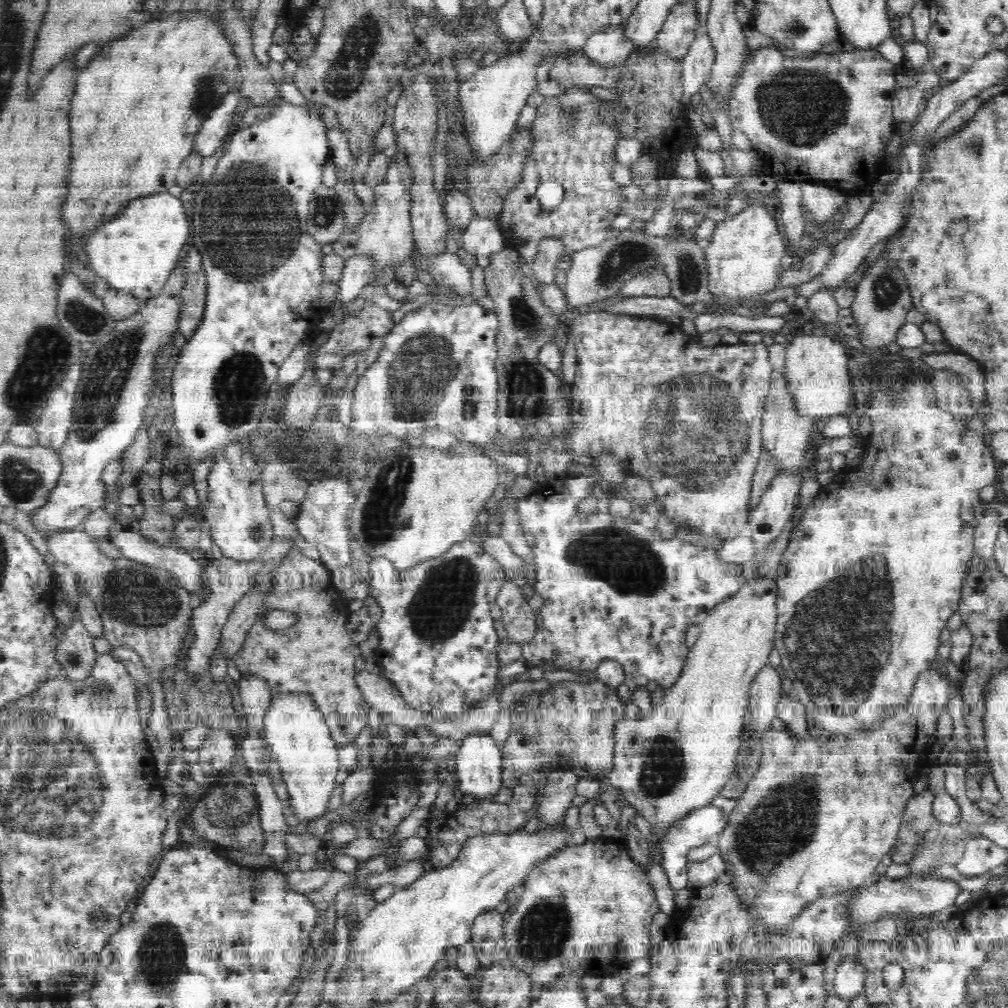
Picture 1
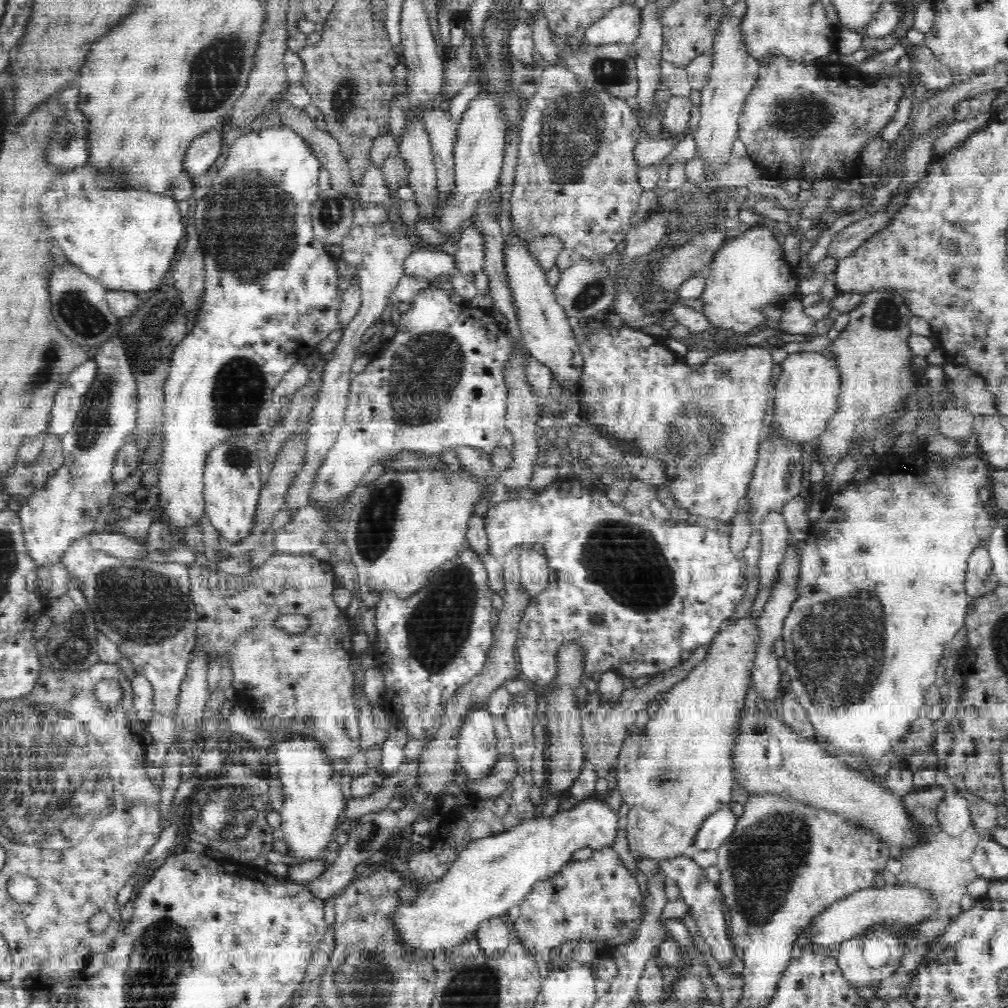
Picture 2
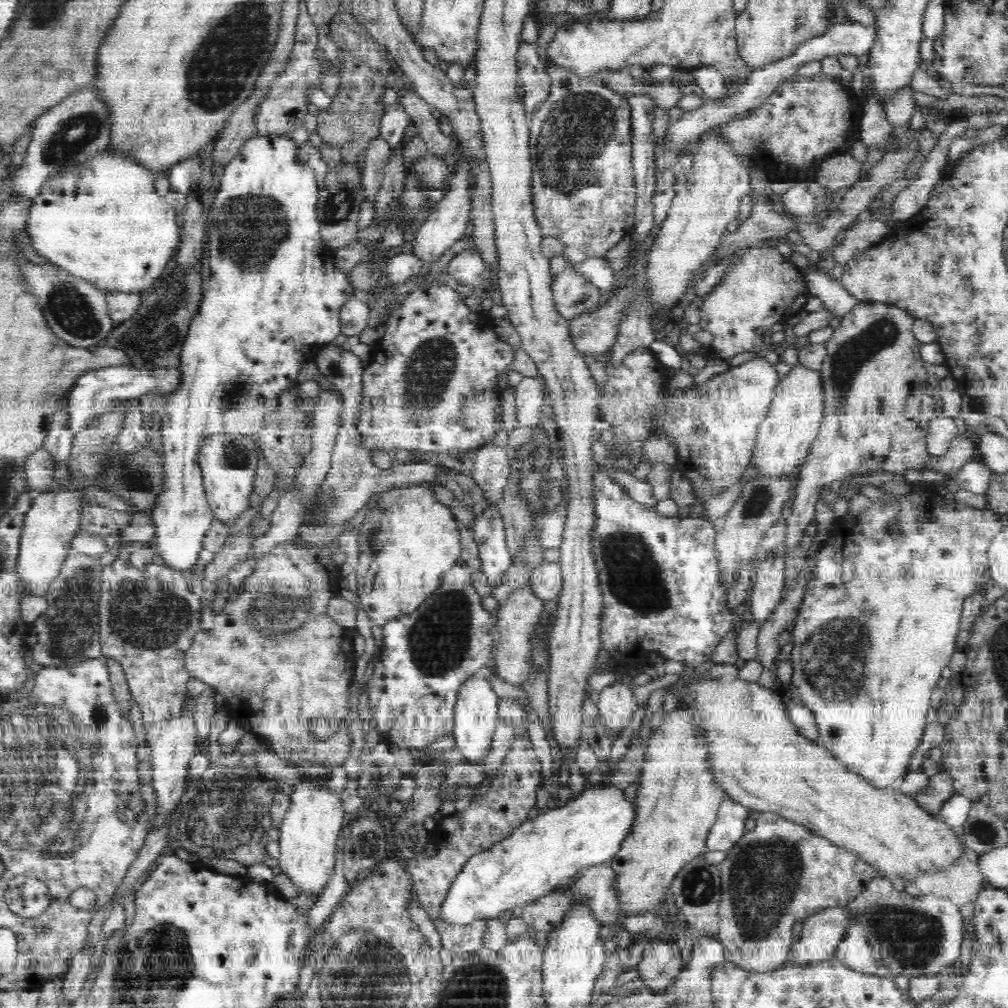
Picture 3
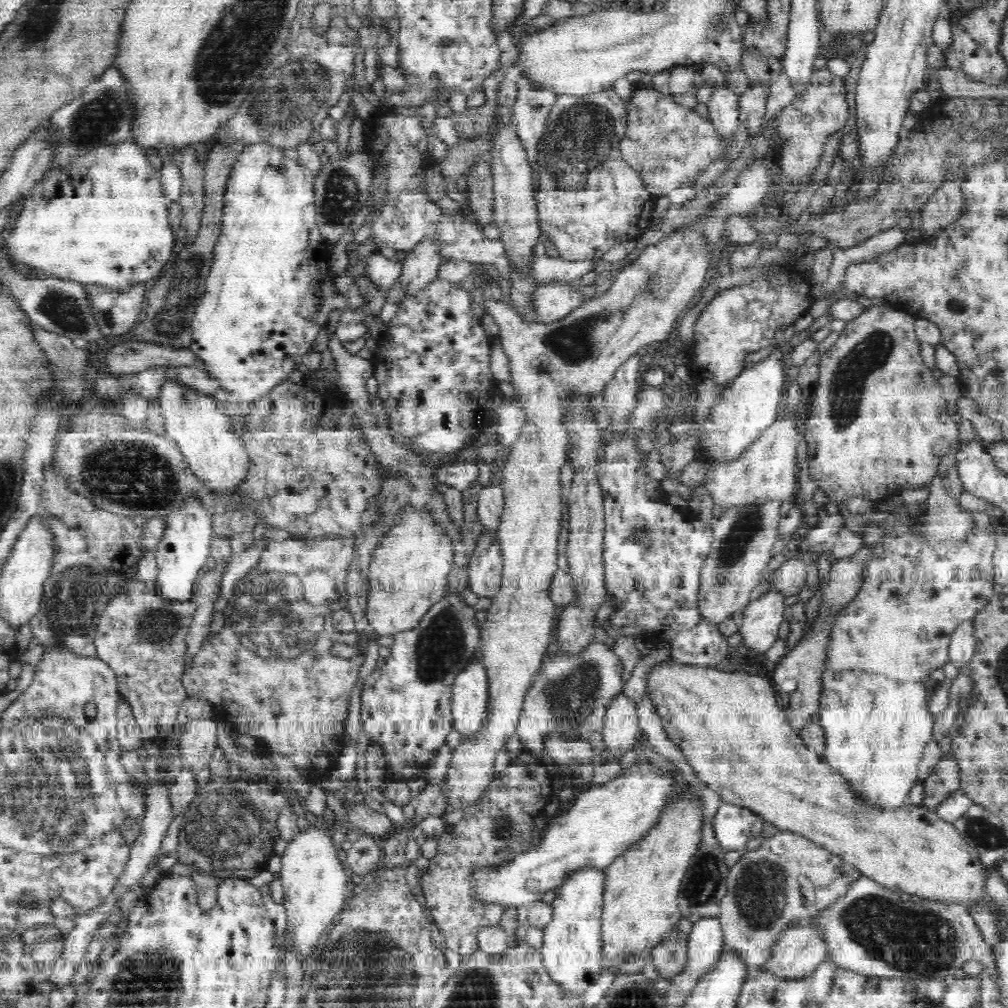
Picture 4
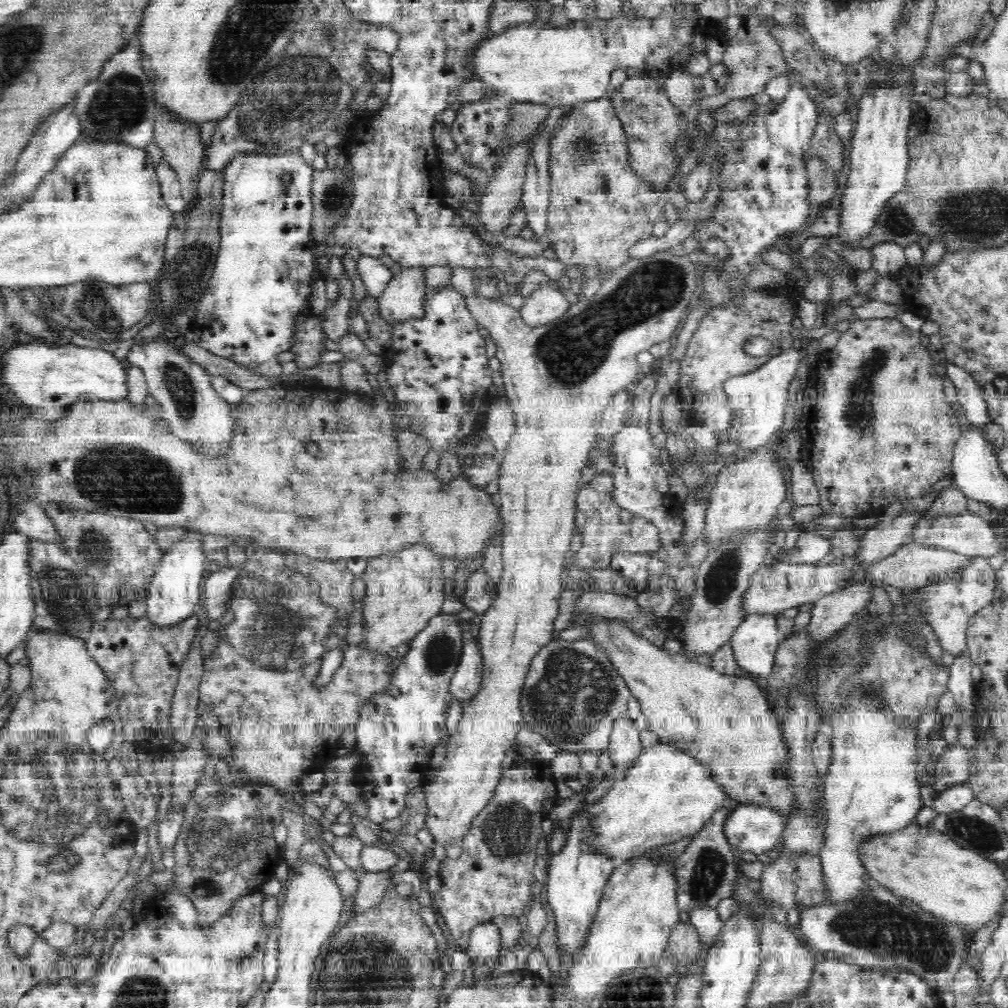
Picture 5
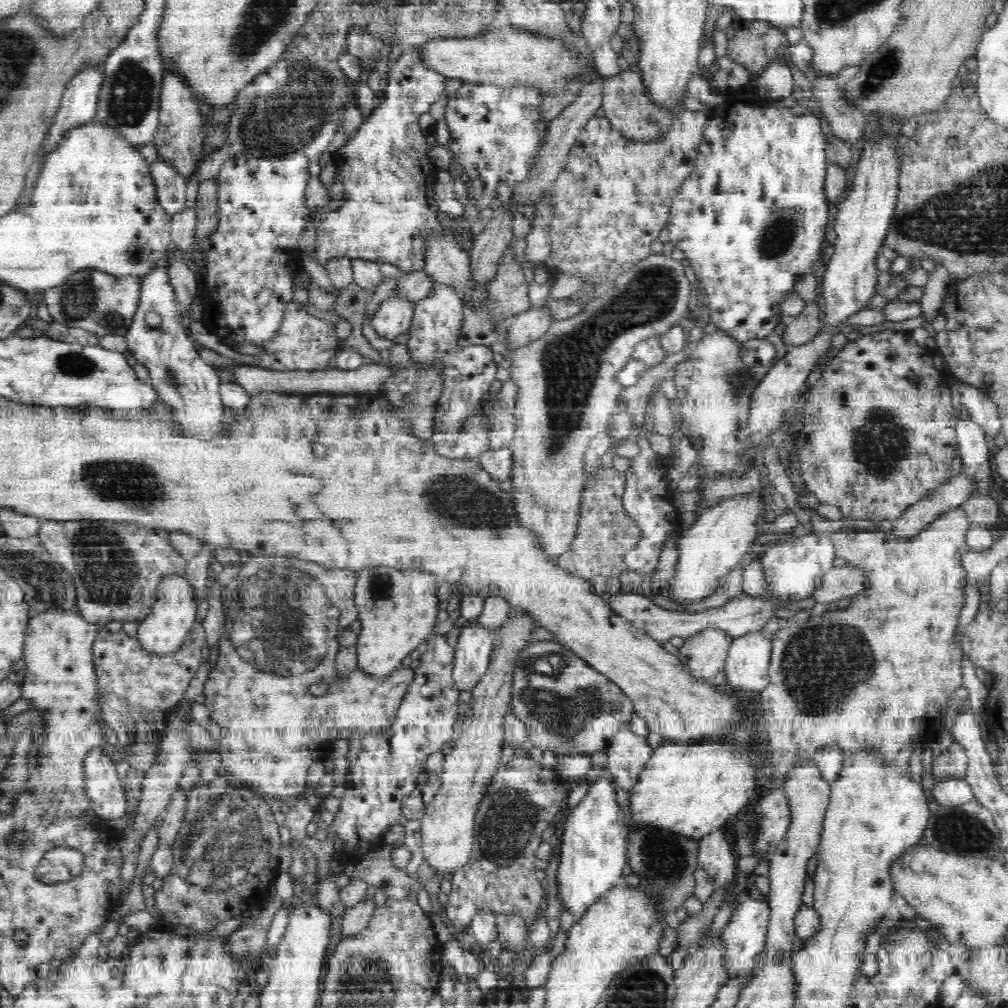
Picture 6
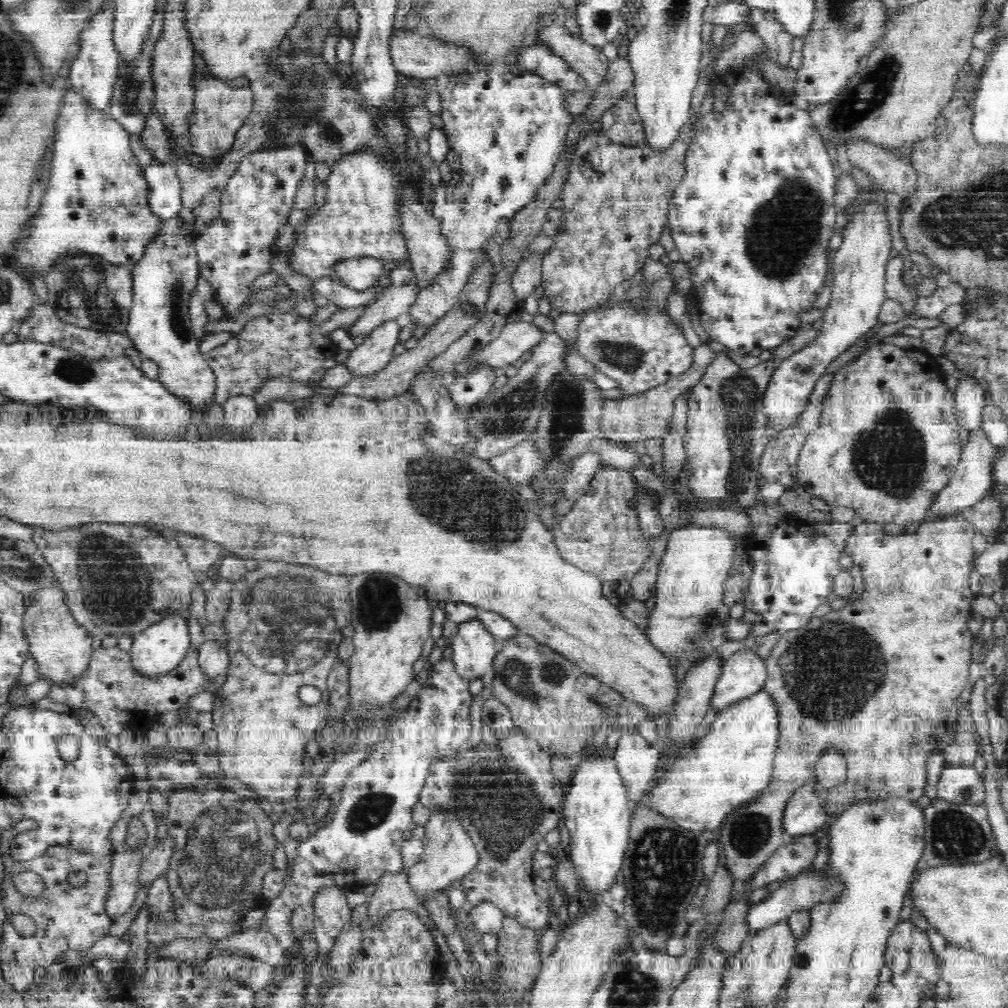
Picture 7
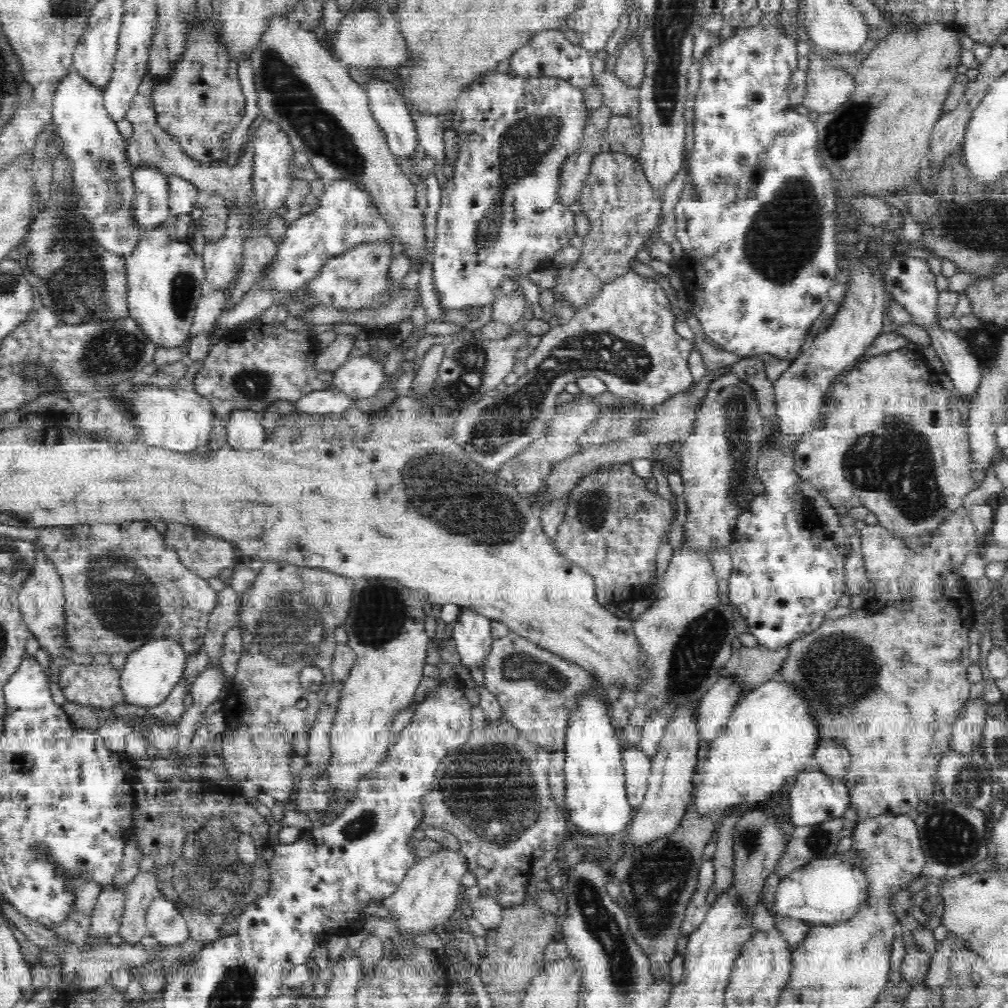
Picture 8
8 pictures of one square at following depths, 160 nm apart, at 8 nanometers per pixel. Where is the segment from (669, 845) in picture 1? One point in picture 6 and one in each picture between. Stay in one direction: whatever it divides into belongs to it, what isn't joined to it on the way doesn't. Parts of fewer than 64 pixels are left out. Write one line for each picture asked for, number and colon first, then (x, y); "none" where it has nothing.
2: (716, 827)
3: (727, 829)
4: (733, 826)
5: (749, 828)
6: (775, 812)

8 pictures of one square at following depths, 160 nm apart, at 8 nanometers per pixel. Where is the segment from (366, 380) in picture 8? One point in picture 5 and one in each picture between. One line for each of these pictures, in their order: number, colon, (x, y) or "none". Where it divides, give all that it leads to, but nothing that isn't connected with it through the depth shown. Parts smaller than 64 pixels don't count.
5: (404, 297)
6: (393, 317)
7: (373, 352)

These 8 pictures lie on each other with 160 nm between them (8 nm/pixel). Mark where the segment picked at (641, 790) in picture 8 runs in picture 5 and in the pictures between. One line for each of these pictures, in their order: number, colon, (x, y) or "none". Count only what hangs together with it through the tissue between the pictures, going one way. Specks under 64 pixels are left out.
5: (624, 747)
6: (628, 752)
7: (637, 760)

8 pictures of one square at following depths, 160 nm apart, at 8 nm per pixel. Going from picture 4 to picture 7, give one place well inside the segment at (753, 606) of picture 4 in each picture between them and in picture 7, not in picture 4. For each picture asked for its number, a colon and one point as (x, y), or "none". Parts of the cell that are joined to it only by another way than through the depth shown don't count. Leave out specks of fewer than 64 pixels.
5: (754, 643)
6: (747, 664)
7: (744, 673)

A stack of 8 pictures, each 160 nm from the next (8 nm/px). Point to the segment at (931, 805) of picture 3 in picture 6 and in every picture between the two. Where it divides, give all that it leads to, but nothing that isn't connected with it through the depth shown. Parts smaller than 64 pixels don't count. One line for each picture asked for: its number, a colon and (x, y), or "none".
4: (938, 786)
5: (951, 769)
6: (951, 764)

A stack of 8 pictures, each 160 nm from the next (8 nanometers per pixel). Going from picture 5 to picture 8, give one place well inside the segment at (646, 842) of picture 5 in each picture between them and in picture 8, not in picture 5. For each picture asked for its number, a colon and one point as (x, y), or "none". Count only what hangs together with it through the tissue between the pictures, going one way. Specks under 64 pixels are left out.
6: (690, 789)
7: (733, 763)
8: (769, 737)

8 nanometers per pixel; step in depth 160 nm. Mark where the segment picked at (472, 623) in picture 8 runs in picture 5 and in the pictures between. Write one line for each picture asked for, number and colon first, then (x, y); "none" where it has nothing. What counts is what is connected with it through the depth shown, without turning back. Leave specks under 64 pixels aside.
5: (465, 682)
6: (473, 647)
7: (474, 649)

